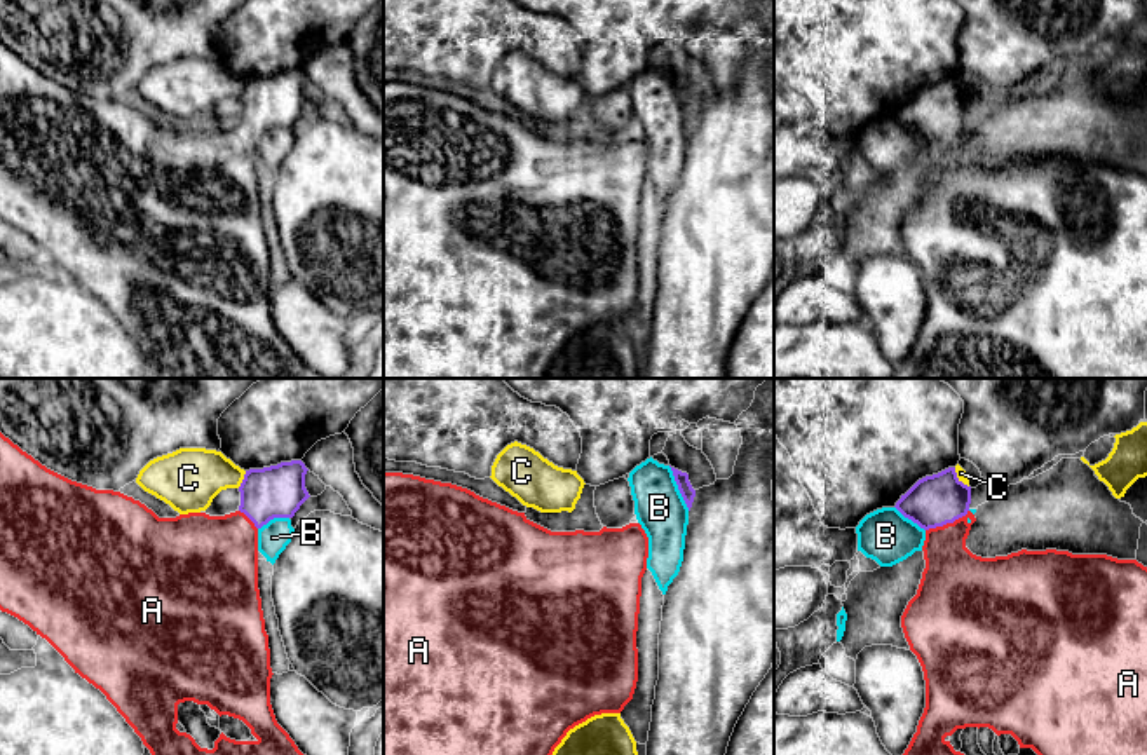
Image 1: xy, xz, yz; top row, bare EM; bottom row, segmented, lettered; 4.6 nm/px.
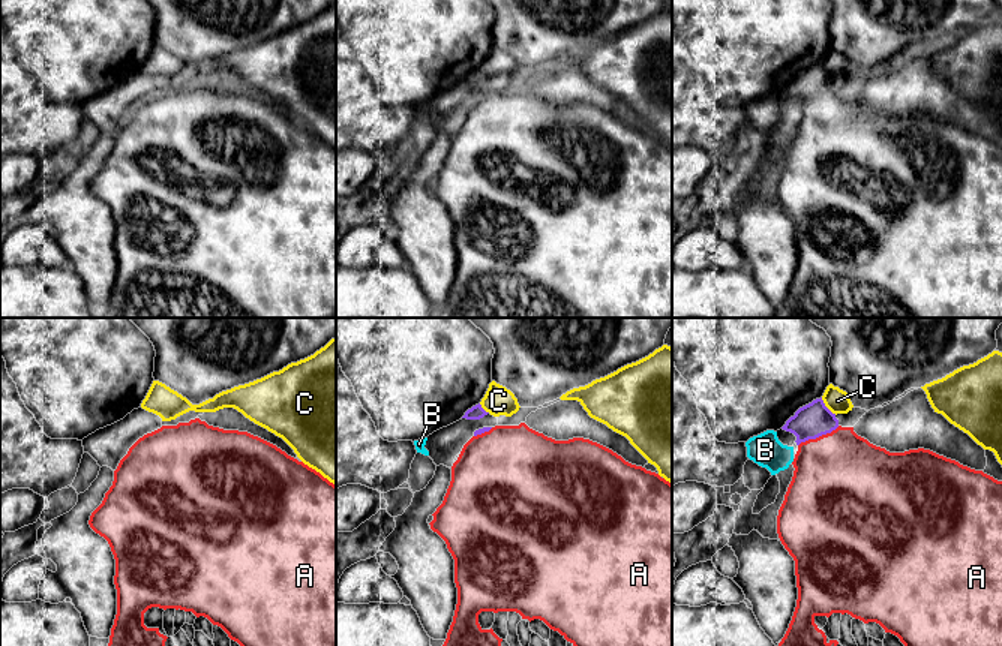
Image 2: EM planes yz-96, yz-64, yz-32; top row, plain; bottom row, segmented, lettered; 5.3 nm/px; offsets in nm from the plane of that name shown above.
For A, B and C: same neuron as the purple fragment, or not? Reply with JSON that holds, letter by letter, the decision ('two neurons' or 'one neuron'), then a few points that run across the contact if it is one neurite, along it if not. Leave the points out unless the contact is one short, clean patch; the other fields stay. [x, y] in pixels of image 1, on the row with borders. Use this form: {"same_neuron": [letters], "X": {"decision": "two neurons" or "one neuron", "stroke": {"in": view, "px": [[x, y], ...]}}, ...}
{"same_neuron": ["A"], "A": {"decision": "one neuron", "stroke": {"in": "yz", "px": [[933, 501], [947, 522], [947, 560], [952, 576]]}}, "B": {"decision": "two neurons"}, "C": {"decision": "two neurons", "stroke": {"in": "xy", "px": [[246, 471], [237, 487]]}}}

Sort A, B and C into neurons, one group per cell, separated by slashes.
A / B / C

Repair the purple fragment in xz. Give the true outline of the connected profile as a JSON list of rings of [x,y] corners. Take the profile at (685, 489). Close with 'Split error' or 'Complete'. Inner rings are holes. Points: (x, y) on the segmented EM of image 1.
[[[671,467],[671,471],[673,471],[675,481],[678,485],[678,490],[680,490],[680,493],[682,493],[682,497],[683,497],[683,500],[685,500],[689,511],[690,511],[694,497],[696,497],[696,490],[692,488],[692,485],[689,481],[689,474],[682,473],[675,467]]]. Complete

